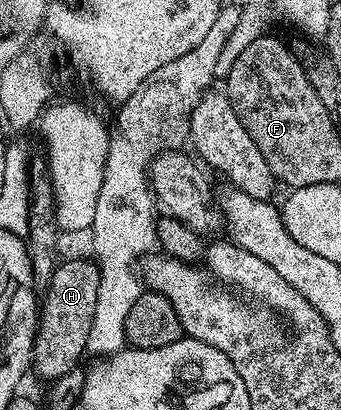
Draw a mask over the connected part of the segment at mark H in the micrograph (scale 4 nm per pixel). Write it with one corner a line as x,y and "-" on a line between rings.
71,258
68,262
60,261
50,278
46,279
47,291
42,291
41,305
37,310
37,329
35,348
31,351
33,374
44,378
47,384
74,371
88,353
87,342
97,290
99,290
100,272
96,263
89,259

